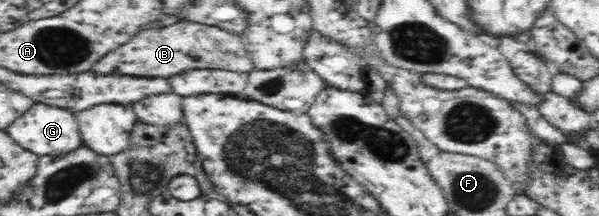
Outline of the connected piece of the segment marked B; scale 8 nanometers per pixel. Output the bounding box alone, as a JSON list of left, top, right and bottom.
[92,21,254,77]

